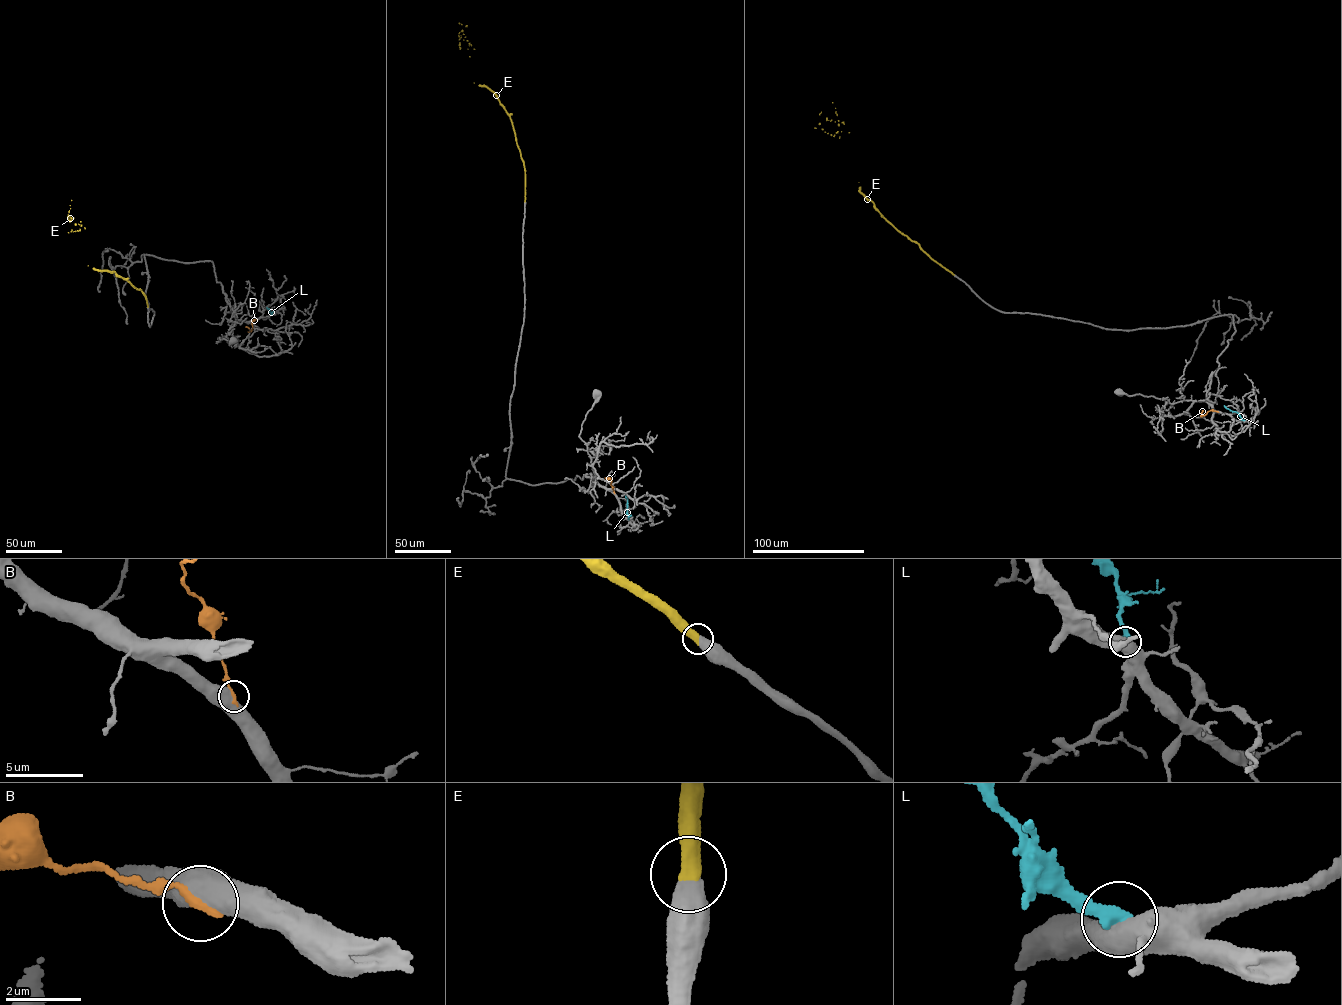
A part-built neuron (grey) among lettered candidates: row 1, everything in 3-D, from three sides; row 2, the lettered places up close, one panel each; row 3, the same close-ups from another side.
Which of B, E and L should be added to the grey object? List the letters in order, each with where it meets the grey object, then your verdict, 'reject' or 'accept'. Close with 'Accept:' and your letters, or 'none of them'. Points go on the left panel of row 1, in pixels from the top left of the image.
B: (256, 319) | reject
E: (147, 306) | accept
L: (271, 314) | reject
Accept: E

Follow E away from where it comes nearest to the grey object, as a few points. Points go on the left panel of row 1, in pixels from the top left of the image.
E: (147, 306), (143, 293), (128, 281), (114, 272), (88, 265), (70, 208), (71, 200)

